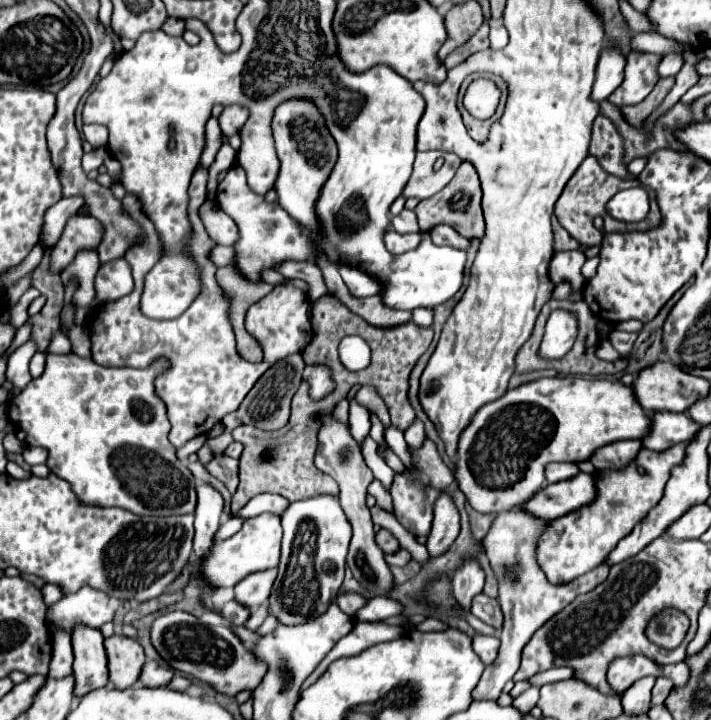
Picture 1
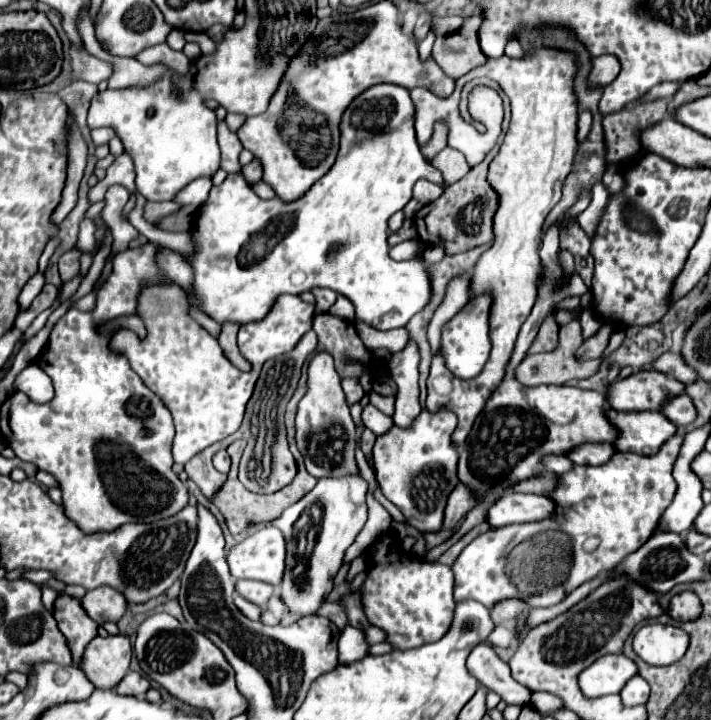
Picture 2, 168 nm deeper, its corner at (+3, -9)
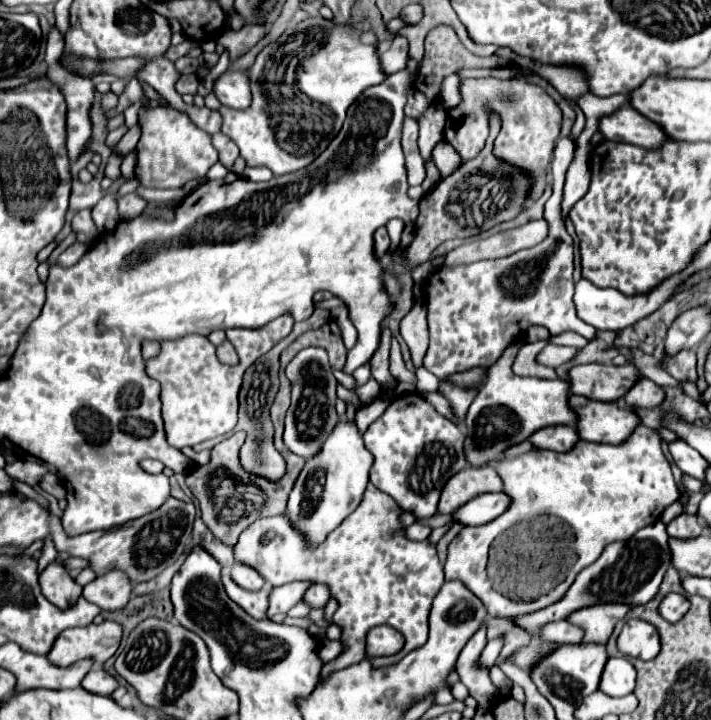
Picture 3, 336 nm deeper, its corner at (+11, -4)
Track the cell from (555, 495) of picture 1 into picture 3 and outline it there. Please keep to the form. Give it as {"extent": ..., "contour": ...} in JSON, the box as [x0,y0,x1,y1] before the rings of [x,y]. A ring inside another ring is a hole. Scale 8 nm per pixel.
{"extent":[453,492,509,526],"contour":[[[501,492],[481,494],[457,508],[453,512],[453,520],[463,526],[481,526],[495,520],[505,510],[505,506],[509,506],[509,498]]]}

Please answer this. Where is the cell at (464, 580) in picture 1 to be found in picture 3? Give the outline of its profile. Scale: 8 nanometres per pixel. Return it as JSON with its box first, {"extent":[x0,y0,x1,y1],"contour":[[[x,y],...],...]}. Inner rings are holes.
{"extent":[445,426,681,618],"contour":[[[637,426],[629,440],[617,446],[579,440],[569,452],[529,450],[517,458],[493,460],[489,466],[501,476],[501,492],[509,496],[511,508],[507,508],[493,522],[483,526],[465,526],[459,532],[459,536],[449,544],[445,580],[465,582],[465,586],[485,604],[487,612],[499,618],[529,614],[561,600],[575,576],[593,564],[607,544],[615,540],[627,540],[643,526],[657,522],[663,510],[681,496],[673,480],[671,466],[661,450],[661,438],[647,426]],[[575,504],[579,504],[577,510],[573,508]]]}

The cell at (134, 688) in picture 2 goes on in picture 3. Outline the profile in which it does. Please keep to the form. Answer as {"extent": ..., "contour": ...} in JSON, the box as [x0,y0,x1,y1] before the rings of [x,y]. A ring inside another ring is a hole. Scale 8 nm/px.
{"extent":[81,666,117,696],"contour":[[[95,666],[81,682],[81,686],[85,690],[89,690],[91,694],[99,694],[99,696],[109,696],[115,688],[117,688],[117,680],[113,676],[109,676],[103,668]]]}

